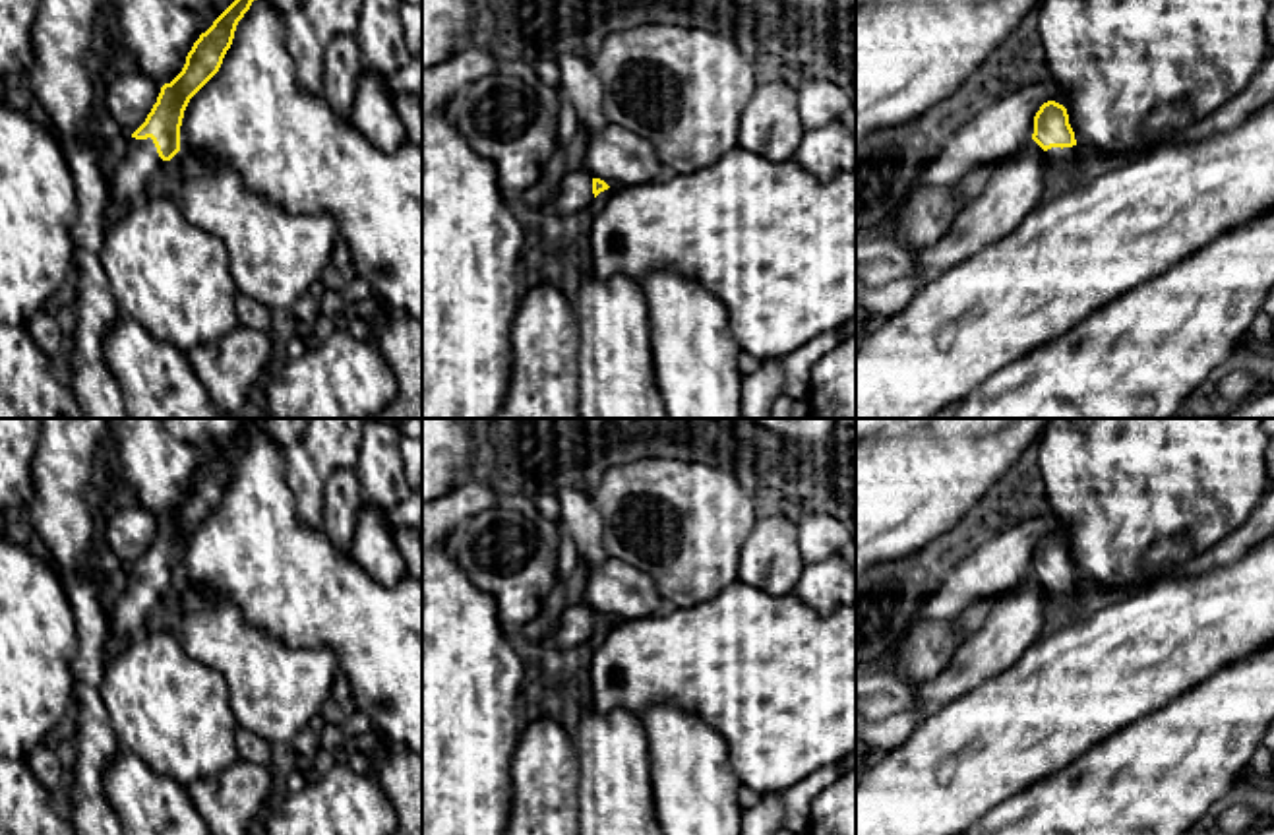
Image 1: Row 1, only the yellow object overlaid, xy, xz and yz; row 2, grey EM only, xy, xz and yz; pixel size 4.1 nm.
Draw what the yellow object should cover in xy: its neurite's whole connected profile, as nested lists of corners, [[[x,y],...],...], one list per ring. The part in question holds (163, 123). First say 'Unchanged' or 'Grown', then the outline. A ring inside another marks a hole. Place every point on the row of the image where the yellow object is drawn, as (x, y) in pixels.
Grown. [[[234,0],[199,35],[182,72],[161,87],[145,122],[132,134],[128,155],[108,169],[108,229],[130,209],[149,176],[180,151],[180,126],[190,99],[219,72],[238,21],[254,0]]]

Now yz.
Grown. [[[1047,101],[1040,107],[1032,139],[1044,149],[1047,167],[1067,176],[1078,170],[1078,145],[1063,105]]]

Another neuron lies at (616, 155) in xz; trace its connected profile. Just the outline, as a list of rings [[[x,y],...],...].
[[[606,124],[589,139],[583,165],[610,188],[639,186],[666,174],[652,143],[618,124]]]

